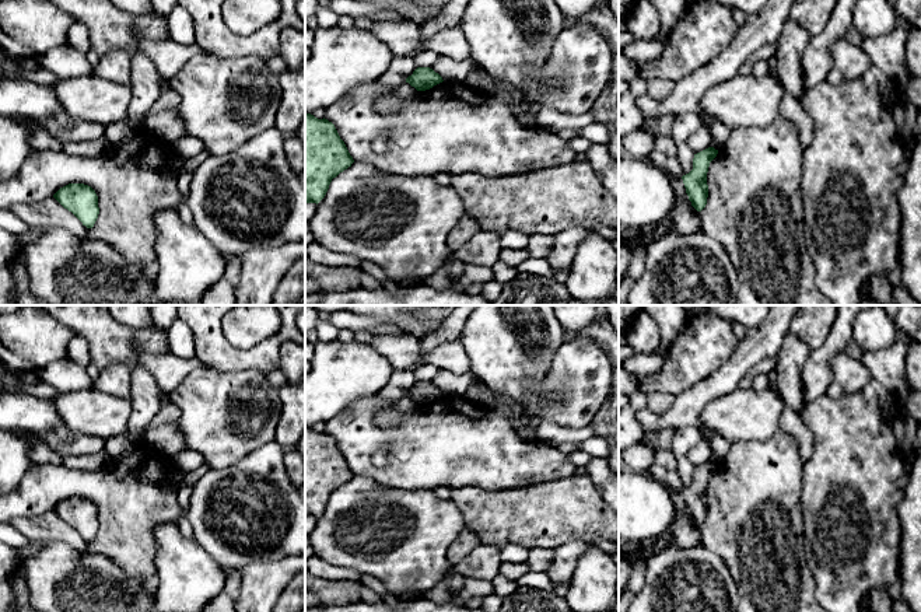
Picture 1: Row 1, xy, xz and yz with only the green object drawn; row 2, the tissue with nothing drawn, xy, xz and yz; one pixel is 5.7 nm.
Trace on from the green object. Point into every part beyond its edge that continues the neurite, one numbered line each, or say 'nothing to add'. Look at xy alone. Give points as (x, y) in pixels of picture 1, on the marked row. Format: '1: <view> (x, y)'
nothing to add

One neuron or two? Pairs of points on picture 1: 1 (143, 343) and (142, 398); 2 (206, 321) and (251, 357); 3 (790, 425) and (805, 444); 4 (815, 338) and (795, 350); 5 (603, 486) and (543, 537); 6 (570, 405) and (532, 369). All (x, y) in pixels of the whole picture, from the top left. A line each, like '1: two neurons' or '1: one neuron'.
1: one neuron
2: one neuron
3: one neuron
4: two neurons
5: two neurons
6: two neurons

